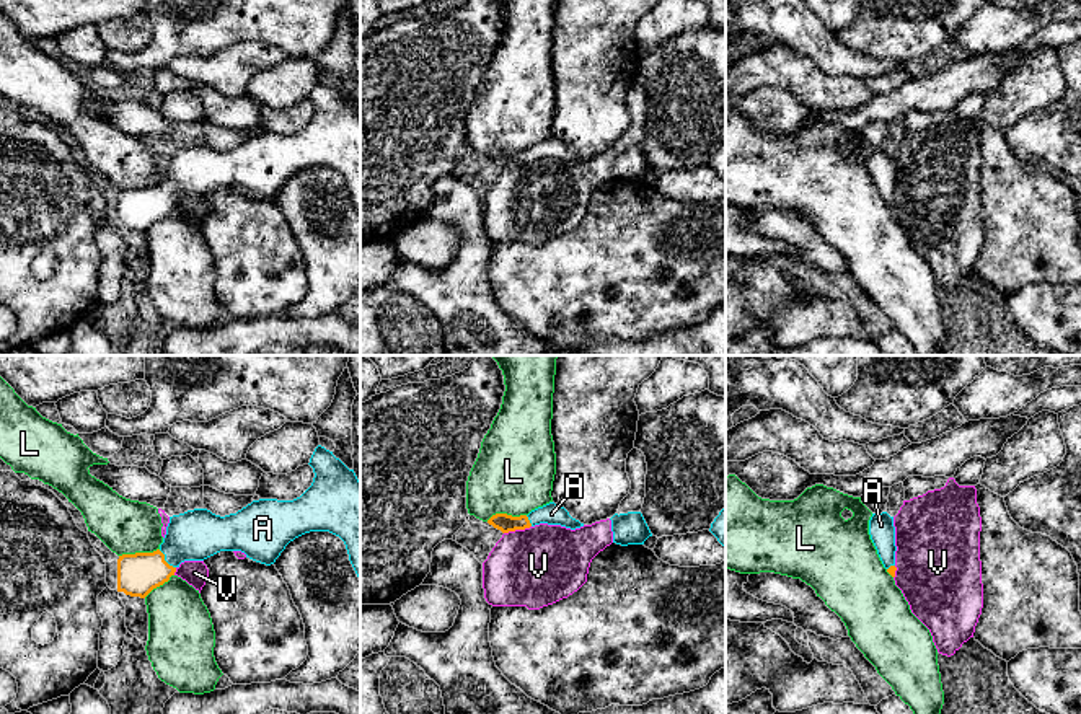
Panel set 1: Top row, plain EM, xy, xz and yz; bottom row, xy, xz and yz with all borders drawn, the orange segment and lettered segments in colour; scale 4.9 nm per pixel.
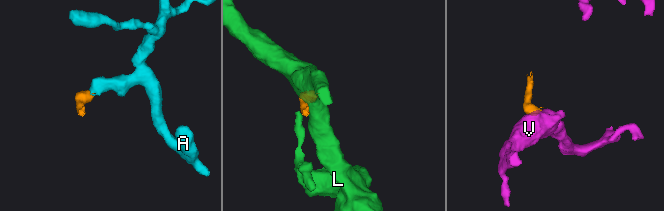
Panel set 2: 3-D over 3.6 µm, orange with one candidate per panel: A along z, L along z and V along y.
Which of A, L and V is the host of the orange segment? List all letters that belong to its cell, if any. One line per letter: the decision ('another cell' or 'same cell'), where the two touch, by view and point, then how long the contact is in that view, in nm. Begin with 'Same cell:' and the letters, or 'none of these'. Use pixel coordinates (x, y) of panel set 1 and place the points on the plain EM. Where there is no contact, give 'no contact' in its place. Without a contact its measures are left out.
Same cell: A
A: same cell; contact xy (163, 194); length 130 nm
L: another cell; contact xy (139, 188); length 200 nm
V: another cell; contact xz (517, 163); length 140 nm

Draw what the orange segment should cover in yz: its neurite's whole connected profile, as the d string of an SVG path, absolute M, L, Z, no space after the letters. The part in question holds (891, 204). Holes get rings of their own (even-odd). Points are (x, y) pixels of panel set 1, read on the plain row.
M887 147L872 148L869 155L869 170L884 202L892 212L895 212L897 181L895 181L893 152L890 152Z

